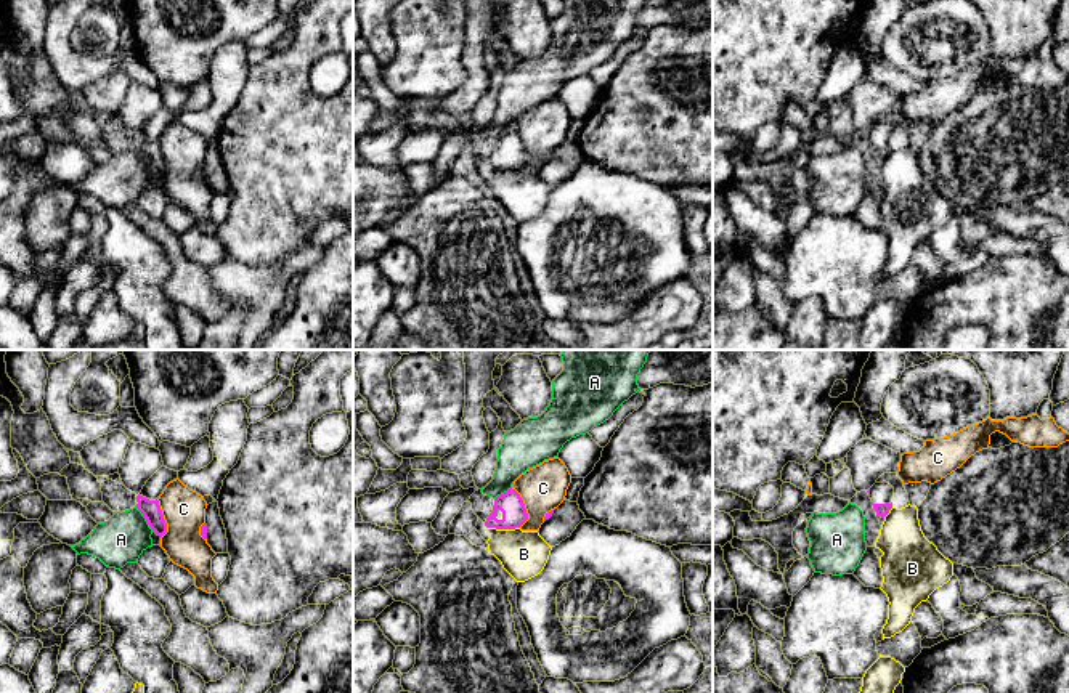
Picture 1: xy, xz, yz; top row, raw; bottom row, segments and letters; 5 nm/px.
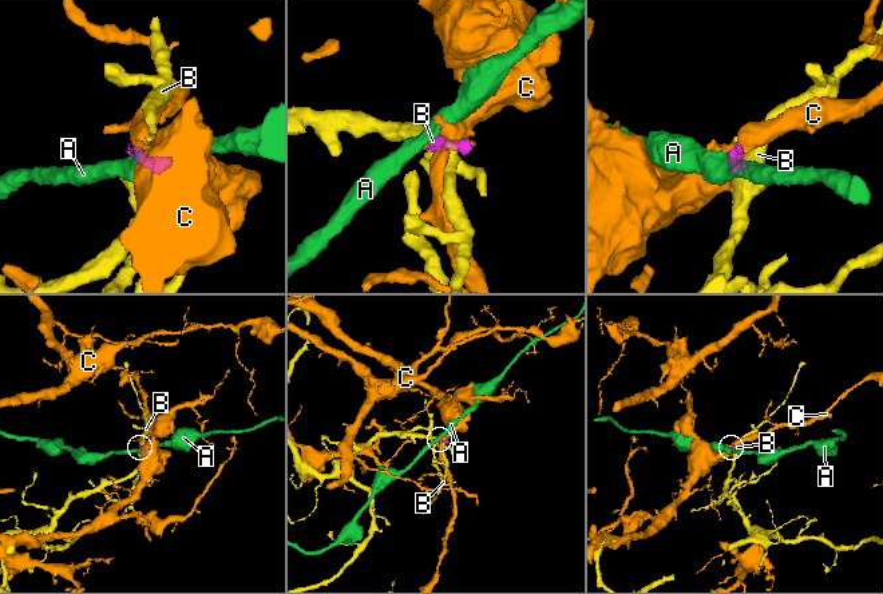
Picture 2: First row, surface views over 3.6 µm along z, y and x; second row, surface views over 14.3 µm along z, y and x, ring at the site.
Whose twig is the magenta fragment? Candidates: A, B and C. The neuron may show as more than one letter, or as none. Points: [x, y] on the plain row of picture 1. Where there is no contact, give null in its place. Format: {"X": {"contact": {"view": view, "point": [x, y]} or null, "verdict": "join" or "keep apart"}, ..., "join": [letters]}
{"A": {"contact": {"view": "xy", "point": [145, 158]}, "verdict": "keep apart"}, "B": {"contact": {"view": "xz", "point": [503, 169]}, "verdict": "keep apart"}, "C": {"contact": {"view": "xz", "point": [524, 148]}, "verdict": "keep apart"}, "join": []}

